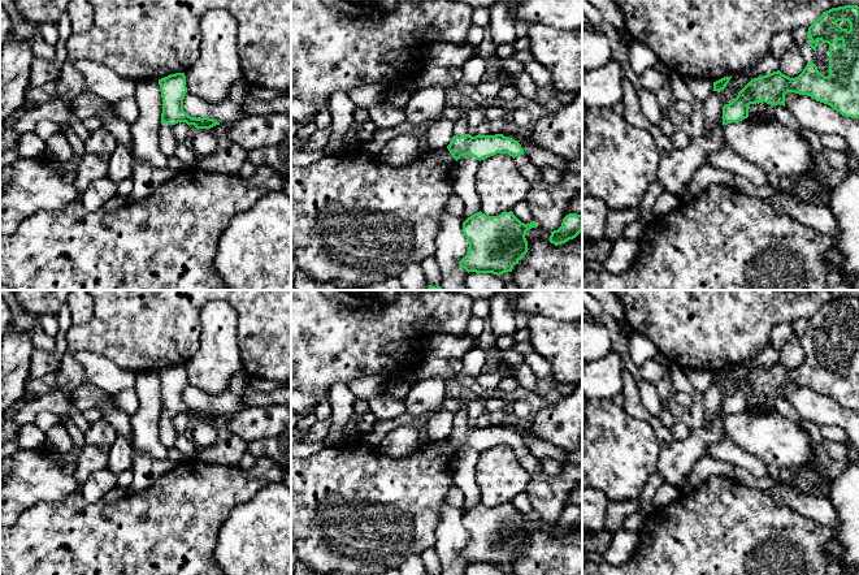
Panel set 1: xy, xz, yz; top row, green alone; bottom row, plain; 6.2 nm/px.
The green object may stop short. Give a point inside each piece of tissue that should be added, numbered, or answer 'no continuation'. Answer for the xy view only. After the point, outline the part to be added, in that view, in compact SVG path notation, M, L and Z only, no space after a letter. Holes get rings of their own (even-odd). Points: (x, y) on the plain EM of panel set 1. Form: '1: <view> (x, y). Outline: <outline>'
1: xy (168, 435). Outline: M161 415L159 423L159 433L161 442L166 449L177 446L178 435L173 425L173 416Z

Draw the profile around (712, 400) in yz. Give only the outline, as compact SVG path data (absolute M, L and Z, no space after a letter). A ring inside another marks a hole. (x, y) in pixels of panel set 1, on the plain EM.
M767 342L763 351L755 358L741 363L739 366L733 366L729 375L720 384L712 382L708 390L699 398L704 406L704 420L712 421L717 418L723 418L723 398L732 394L738 384L754 369L767 367L769 364L780 362L778 351Z

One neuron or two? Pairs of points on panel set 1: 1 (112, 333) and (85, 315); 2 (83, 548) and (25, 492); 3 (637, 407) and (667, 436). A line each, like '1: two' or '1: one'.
1: two
2: two
3: one

